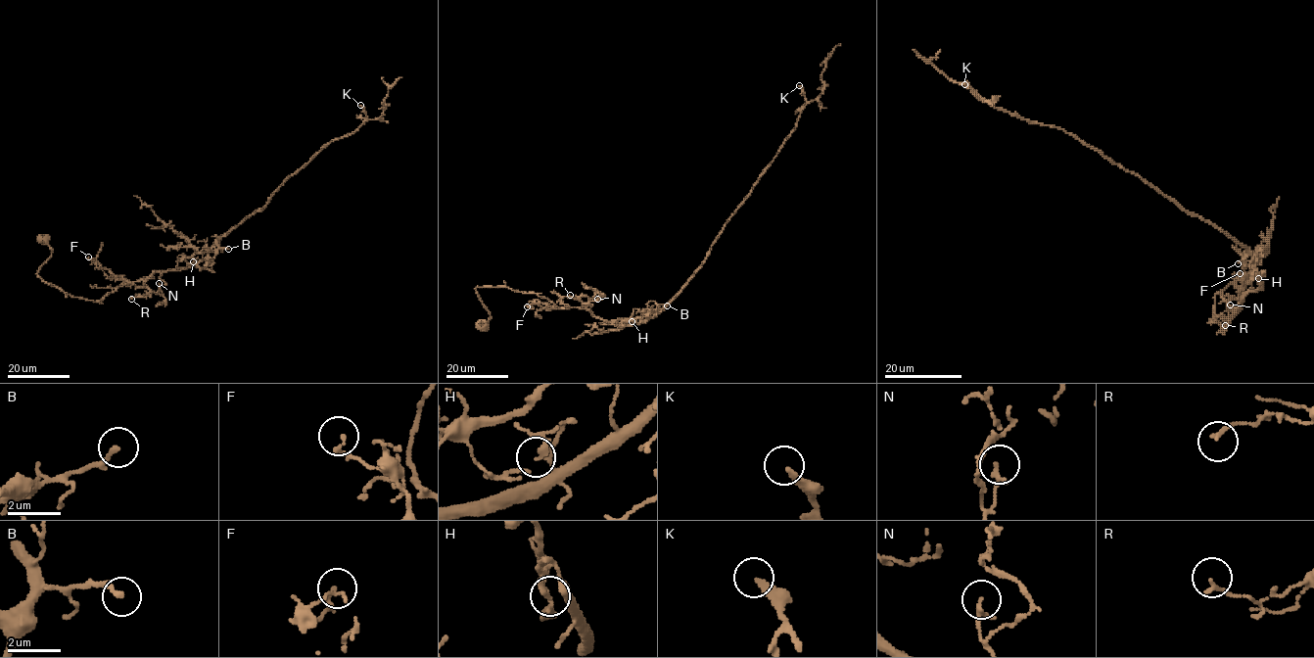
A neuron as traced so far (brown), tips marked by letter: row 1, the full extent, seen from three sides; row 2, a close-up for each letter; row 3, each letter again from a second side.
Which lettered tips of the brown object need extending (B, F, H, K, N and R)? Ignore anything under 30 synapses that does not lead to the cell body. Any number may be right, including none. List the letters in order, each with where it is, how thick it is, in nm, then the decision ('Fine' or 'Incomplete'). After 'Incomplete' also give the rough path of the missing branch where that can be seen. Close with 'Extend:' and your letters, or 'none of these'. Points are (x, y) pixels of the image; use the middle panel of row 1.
B: Place: (667, 305). Thickness 180 nm. Fine
F: Place: (527, 306). Thickness 140 nm. Fine
H: Place: (632, 321). Thickness 140 nm. Incomplete. Course of what is missing: (632, 321), (630, 325), (621, 325), (614, 330)
K: Place: (799, 85). Thickness 200 nm. Incomplete. Course of what is missing: (799, 85), (800, 60), (809, 54)
N: Place: (597, 299). Thickness 170 nm. Fine
R: Place: (570, 295). Thickness 150 nm. Fine
Extend: H, K

